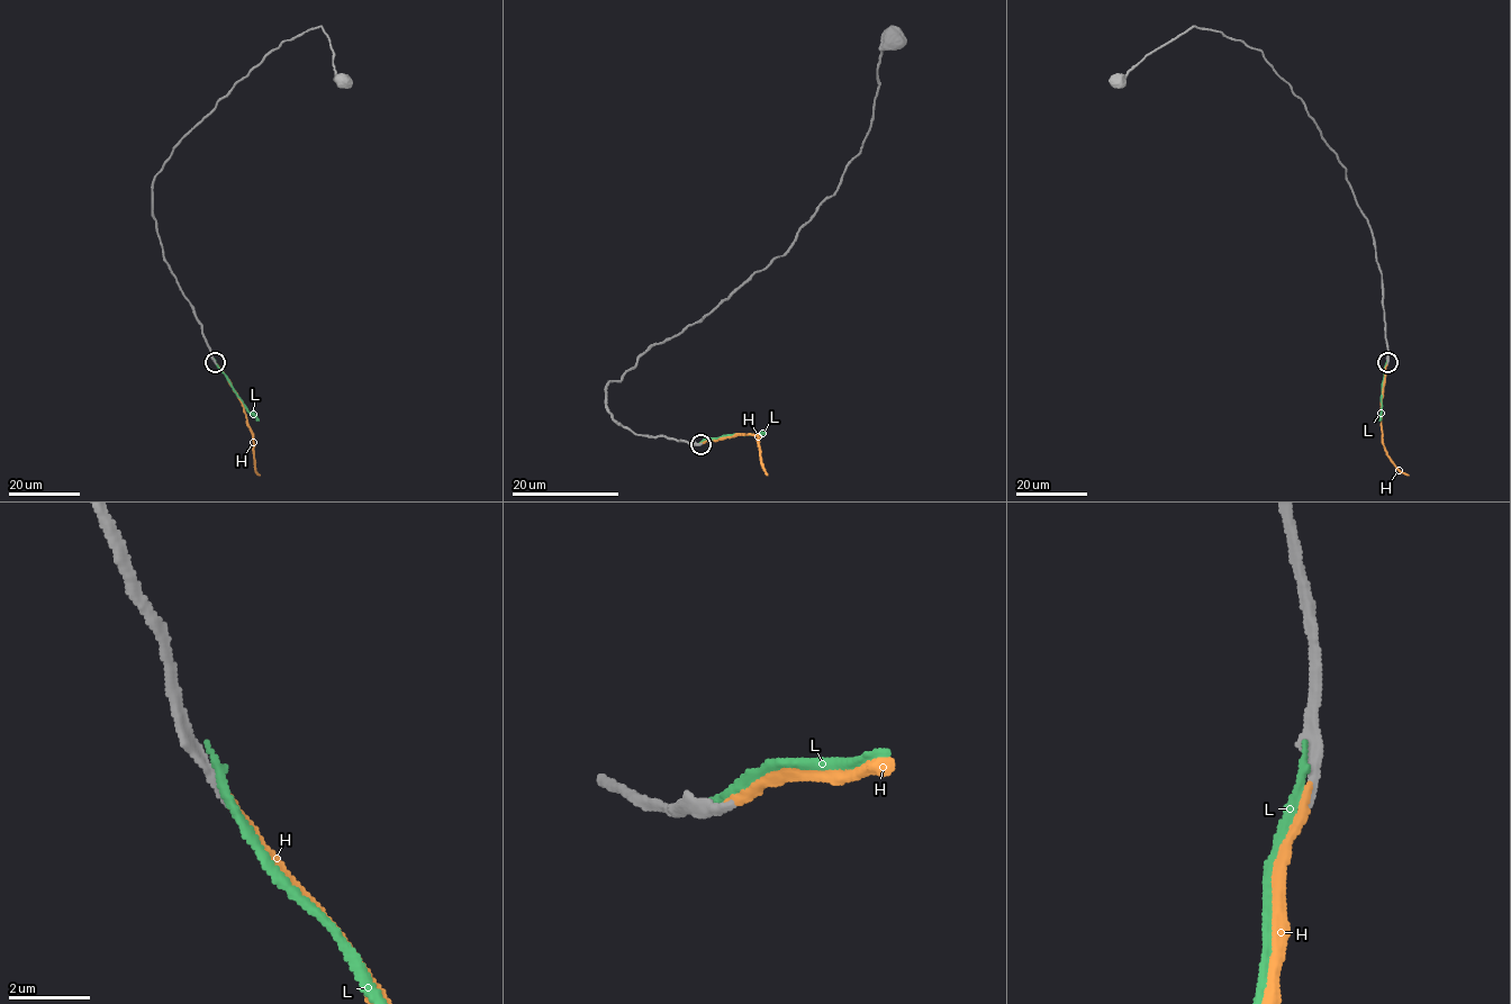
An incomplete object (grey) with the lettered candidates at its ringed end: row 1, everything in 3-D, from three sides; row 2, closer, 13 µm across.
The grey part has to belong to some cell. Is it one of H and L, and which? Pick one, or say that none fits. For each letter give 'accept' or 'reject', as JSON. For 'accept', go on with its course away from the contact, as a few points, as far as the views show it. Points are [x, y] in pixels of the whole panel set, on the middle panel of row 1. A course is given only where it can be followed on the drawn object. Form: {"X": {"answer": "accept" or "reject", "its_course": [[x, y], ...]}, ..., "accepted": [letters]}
{"H": {"answer": "accept", "its_course": [[700, 444], [740, 435], [757, 436], [759, 460], [767, 475]]}, "L": {"answer": "reject"}, "accepted": ["H"]}

